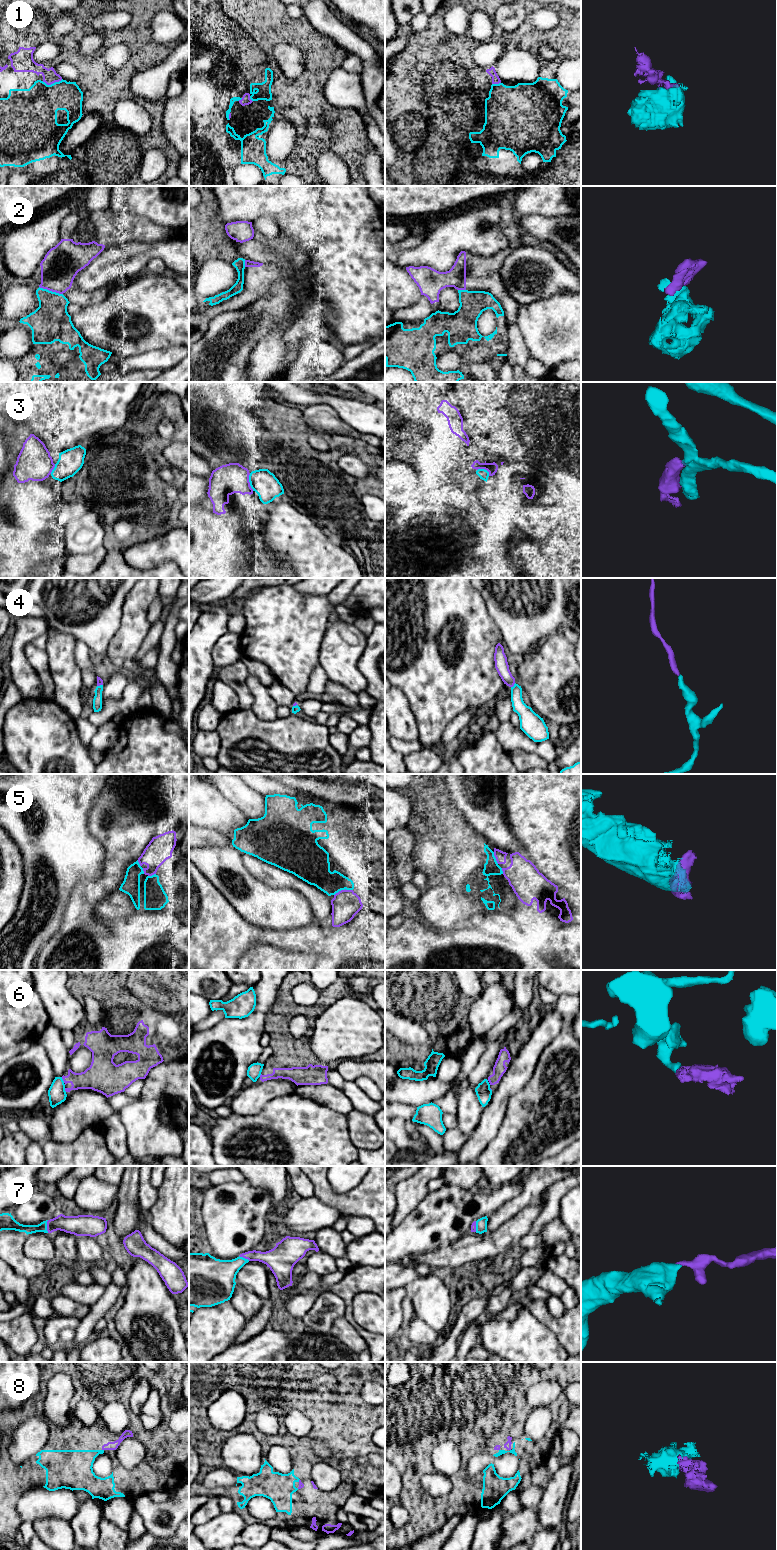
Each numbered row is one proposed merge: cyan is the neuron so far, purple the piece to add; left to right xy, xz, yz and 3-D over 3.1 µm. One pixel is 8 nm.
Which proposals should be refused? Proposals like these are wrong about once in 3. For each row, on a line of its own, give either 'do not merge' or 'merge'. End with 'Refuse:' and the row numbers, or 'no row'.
1: merge
2: do not merge
3: merge
4: merge
5: do not merge
6: do not merge
7: merge
8: merge
Refuse: 2, 5, 6

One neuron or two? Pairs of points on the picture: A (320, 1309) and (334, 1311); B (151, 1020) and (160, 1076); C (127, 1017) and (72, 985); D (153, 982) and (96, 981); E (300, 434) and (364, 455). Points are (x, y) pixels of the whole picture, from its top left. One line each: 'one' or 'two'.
A: one
B: two
C: one
D: one
E: one

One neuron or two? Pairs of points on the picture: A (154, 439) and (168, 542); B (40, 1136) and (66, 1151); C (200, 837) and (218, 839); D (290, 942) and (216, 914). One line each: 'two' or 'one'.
A: two
B: two
C: one
D: one

